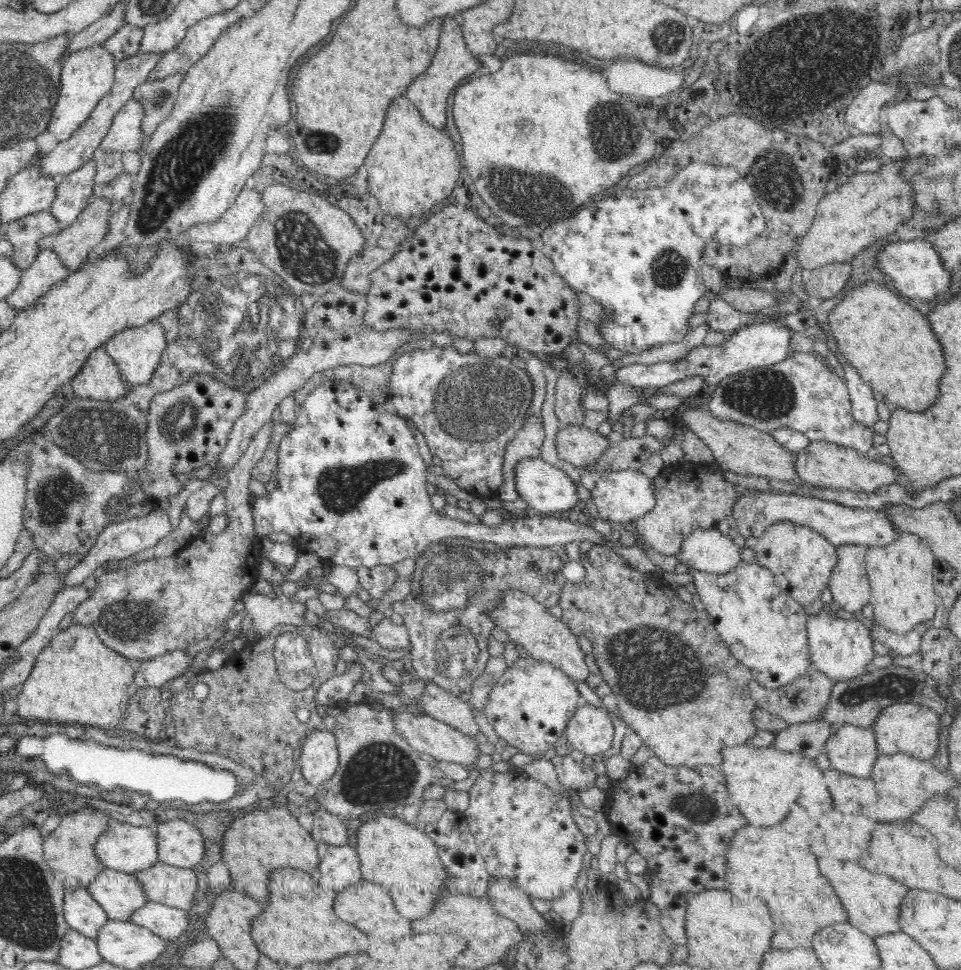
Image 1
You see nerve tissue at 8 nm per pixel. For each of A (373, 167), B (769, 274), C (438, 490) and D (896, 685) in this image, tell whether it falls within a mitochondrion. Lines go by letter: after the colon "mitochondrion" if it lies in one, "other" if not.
A: other
B: other
C: other
D: mitochondrion

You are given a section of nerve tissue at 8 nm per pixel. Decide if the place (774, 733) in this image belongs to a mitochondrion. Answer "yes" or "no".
no

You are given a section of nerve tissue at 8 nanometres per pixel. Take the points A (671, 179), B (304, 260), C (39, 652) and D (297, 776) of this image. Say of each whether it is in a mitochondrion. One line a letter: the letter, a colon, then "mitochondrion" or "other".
A: other
B: mitochondrion
C: other
D: other

